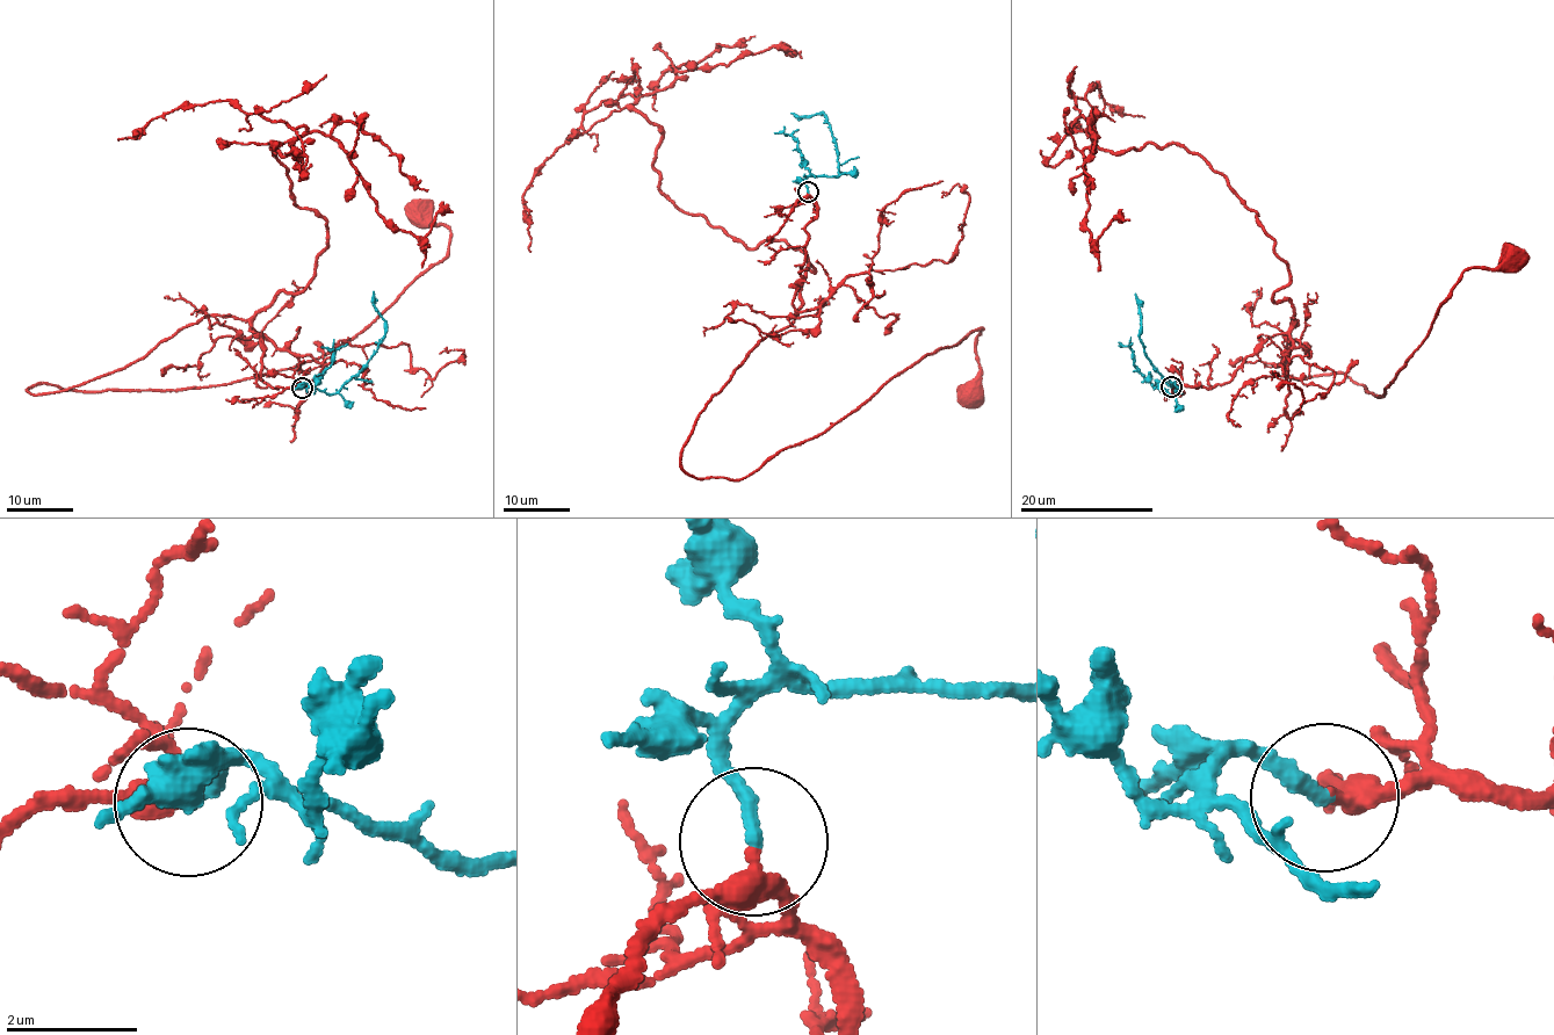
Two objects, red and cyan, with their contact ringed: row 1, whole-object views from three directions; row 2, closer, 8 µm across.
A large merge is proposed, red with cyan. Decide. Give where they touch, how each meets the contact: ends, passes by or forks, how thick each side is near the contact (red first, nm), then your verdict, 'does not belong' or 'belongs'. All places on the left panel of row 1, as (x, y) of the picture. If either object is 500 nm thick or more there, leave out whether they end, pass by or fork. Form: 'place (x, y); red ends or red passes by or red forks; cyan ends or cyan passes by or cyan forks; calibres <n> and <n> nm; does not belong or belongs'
place (302, 388); red passes by; cyan ends; calibres 340 and 240 nm; belongs

